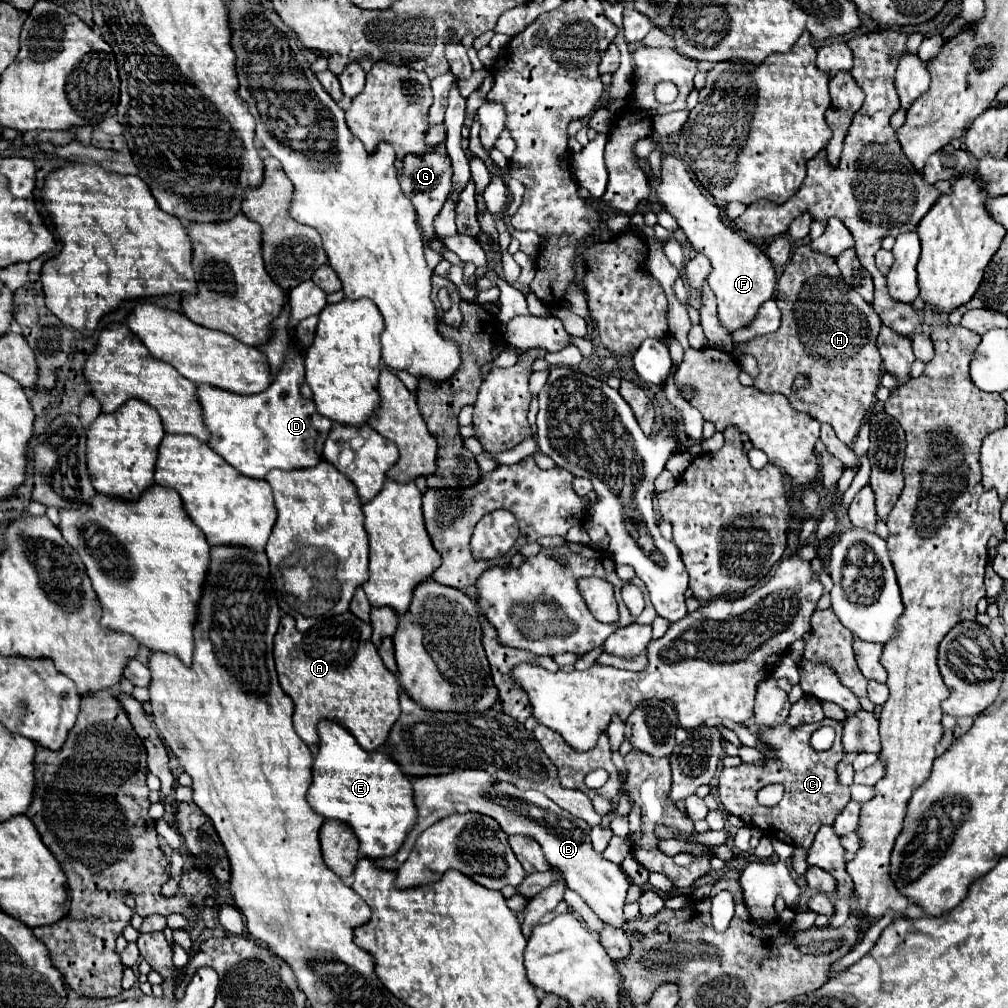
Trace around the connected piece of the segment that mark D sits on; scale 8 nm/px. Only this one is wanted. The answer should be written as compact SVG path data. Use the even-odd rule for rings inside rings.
M293 348L287 354L277 380L259 394L243 396L225 392L223 388L211 388L209 384L197 386L203 422L211 432L207 444L235 470L251 478L265 478L265 474L273 468L293 470L317 464L317 460L321 460L321 450L331 428L331 420L321 418L313 400L299 394L299 386L305 380L303 376L303 356Z

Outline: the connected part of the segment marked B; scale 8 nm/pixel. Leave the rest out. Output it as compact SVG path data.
M479 768L455 770L449 774L441 774L441 776L415 776L411 778L411 782L413 782L415 808L417 808L417 822L415 822L415 828L409 830L407 840L397 850L397 854L391 858L379 860L383 868L393 868L393 870L399 868L407 860L409 852L413 850L413 844L419 838L419 834L431 824L435 824L437 820L441 820L443 816L453 814L453 812L465 812L465 810L479 812L479 814L495 818L507 834L521 834L521 836L527 836L539 842L547 862L563 874L567 886L575 890L603 922L609 922L621 928L621 924L625 922L623 904L627 898L629 882L625 880L617 864L609 862L603 856L603 852L597 852L593 848L591 838L589 838L591 826L585 824L585 820L575 818L563 808L557 808L557 804L553 804L541 792L519 790L519 788L513 788L513 784L493 782L489 772L479 770Z

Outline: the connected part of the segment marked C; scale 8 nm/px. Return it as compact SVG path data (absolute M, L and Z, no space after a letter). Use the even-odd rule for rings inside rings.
M823 718L813 724L799 724L791 728L787 722L777 724L777 728L753 728L747 726L763 744L769 746L771 754L765 756L763 764L741 762L733 768L723 768L719 774L719 800L729 814L741 818L747 826L757 826L765 836L779 838L791 846L809 848L817 830L823 824L833 824L835 816L849 802L849 788L839 786L835 766L845 758L841 744L841 722ZM821 726L831 726L835 730L835 742L825 752L815 752L809 746L809 736ZM769 782L781 782L785 786L785 796L777 806L761 806L757 802L757 790Z

